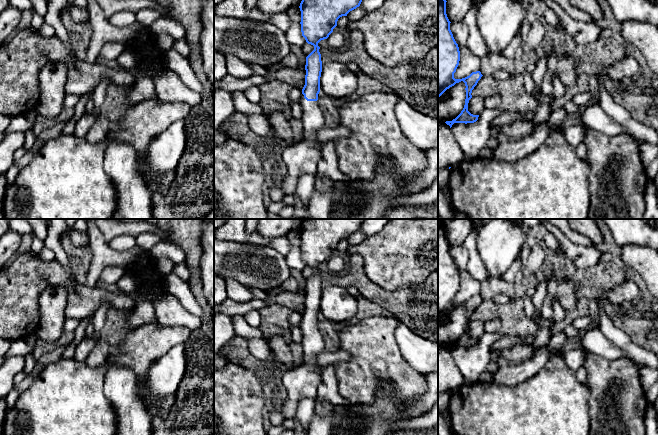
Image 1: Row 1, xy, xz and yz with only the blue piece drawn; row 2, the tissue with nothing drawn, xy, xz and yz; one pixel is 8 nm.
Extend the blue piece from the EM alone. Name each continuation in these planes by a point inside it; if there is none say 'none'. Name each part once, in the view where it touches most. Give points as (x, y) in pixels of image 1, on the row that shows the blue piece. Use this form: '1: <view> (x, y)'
1: xz (302, 157)

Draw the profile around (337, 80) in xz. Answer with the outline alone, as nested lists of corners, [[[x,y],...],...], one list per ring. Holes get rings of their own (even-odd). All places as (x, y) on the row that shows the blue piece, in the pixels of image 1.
[[[332,61],[322,65],[320,92],[332,99],[351,95],[358,86],[358,77],[349,65]]]

